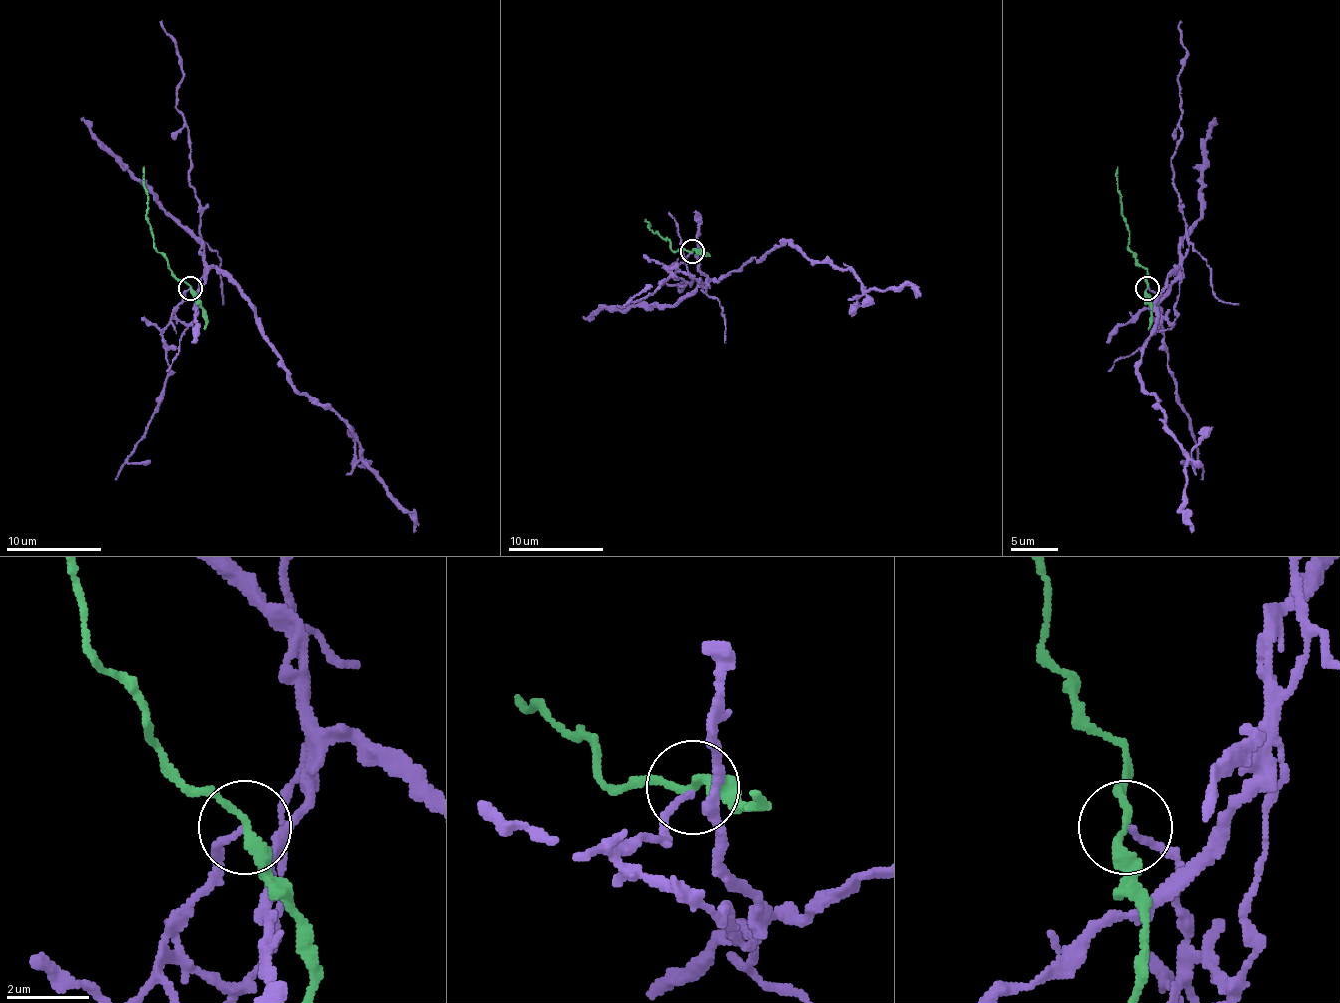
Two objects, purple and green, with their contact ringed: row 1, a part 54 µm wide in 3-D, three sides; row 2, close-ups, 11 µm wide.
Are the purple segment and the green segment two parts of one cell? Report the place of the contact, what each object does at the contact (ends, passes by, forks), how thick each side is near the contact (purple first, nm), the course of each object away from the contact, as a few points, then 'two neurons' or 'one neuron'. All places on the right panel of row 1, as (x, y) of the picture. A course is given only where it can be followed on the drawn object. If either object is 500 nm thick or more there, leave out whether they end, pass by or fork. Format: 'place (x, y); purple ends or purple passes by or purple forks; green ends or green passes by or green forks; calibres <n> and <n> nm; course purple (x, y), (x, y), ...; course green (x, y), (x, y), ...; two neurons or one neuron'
place (1147, 288); purple ends; green passes by; calibres 140 and 200 nm; course purple (1149, 288), (1170, 324), (1177, 267), (1156, 305), (1137, 379), (1156, 398), (1187, 464), (1182, 512), (1192, 533); course green (1146, 288), (1146, 269), (1127, 246), (1130, 231), (1123, 215), (1118, 167); two neurons

